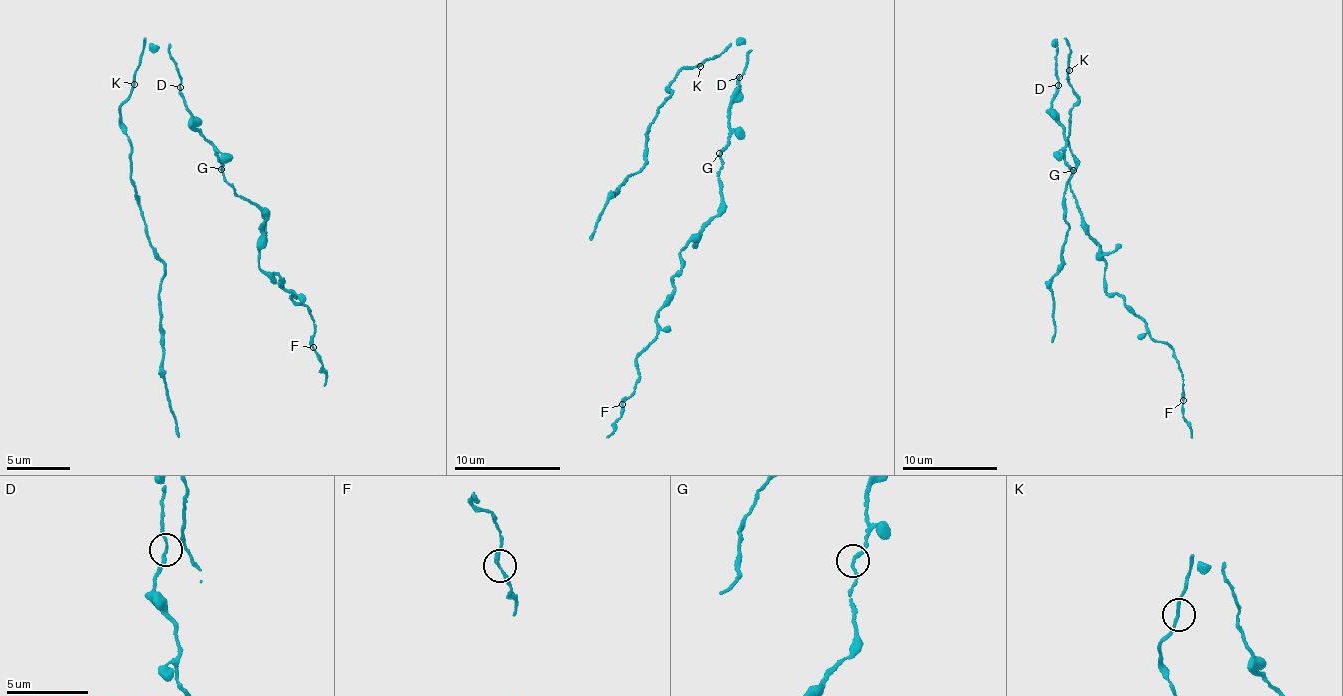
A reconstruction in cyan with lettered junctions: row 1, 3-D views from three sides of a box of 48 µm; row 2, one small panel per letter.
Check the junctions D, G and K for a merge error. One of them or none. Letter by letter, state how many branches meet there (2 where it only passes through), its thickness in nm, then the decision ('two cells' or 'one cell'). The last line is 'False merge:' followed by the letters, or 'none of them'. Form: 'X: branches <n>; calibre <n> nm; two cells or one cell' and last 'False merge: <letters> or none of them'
D: branches 2; calibre 150 nm; one cell
G: branches 2; calibre 170 nm; one cell
K: branches 2; calibre 170 nm; one cell
False merge: none of them

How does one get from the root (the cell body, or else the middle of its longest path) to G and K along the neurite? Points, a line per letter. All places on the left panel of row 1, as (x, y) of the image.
G: (180, 87), (182, 102), (190, 113), (190, 126), (217, 151), (221, 170)
K: (180, 87), (179, 67), (174, 65), (169, 45), (156, 47), (144, 40), (134, 84)

